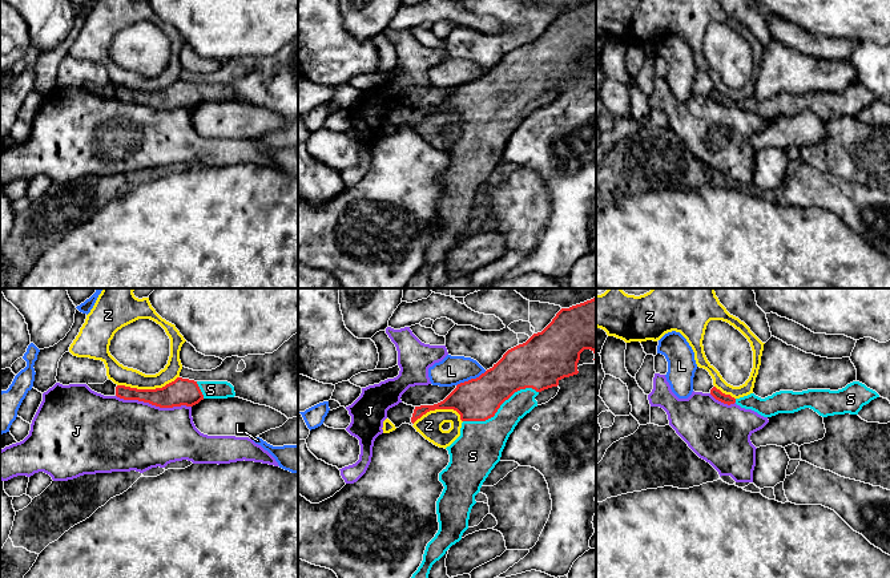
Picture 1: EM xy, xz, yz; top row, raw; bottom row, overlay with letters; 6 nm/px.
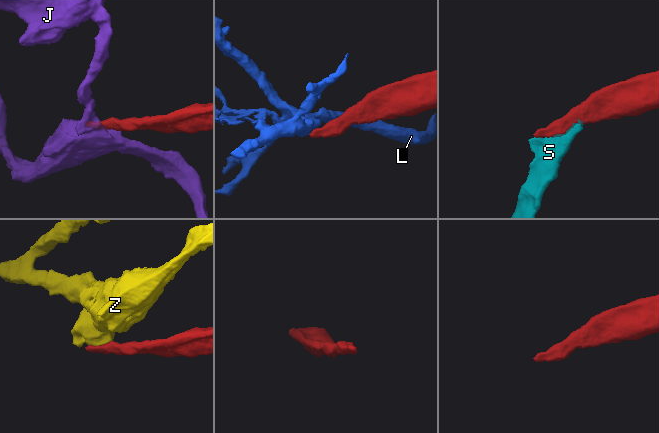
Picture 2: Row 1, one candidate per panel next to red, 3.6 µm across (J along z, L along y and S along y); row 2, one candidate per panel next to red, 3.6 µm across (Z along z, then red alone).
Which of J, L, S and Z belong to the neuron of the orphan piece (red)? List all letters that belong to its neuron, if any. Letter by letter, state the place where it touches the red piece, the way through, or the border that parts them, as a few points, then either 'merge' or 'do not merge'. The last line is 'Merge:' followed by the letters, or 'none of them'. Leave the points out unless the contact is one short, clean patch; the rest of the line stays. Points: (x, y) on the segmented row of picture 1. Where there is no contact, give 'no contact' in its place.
J: meets red in xy at (153, 404); do not merge
L: meets red in xz at (471, 379); do not merge
S: meets red in xz at (499, 407); merge
Z: meets red in xy at (148, 389); border along xy (178, 376), (154, 388), (117, 385); do not merge
Merge: S

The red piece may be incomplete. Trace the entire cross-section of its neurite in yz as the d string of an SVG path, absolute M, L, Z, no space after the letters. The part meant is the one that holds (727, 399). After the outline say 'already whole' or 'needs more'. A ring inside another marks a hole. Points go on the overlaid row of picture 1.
M853 381L838 391L808 389L802 392L780 391L761 399L754 393L734 399L713 387L710 395L724 404L737 404L741 408L752 409L764 417L778 413L794 413L810 408L822 417L834 415L858 415L863 405L879 397L879 395L859 381Z | needs more

